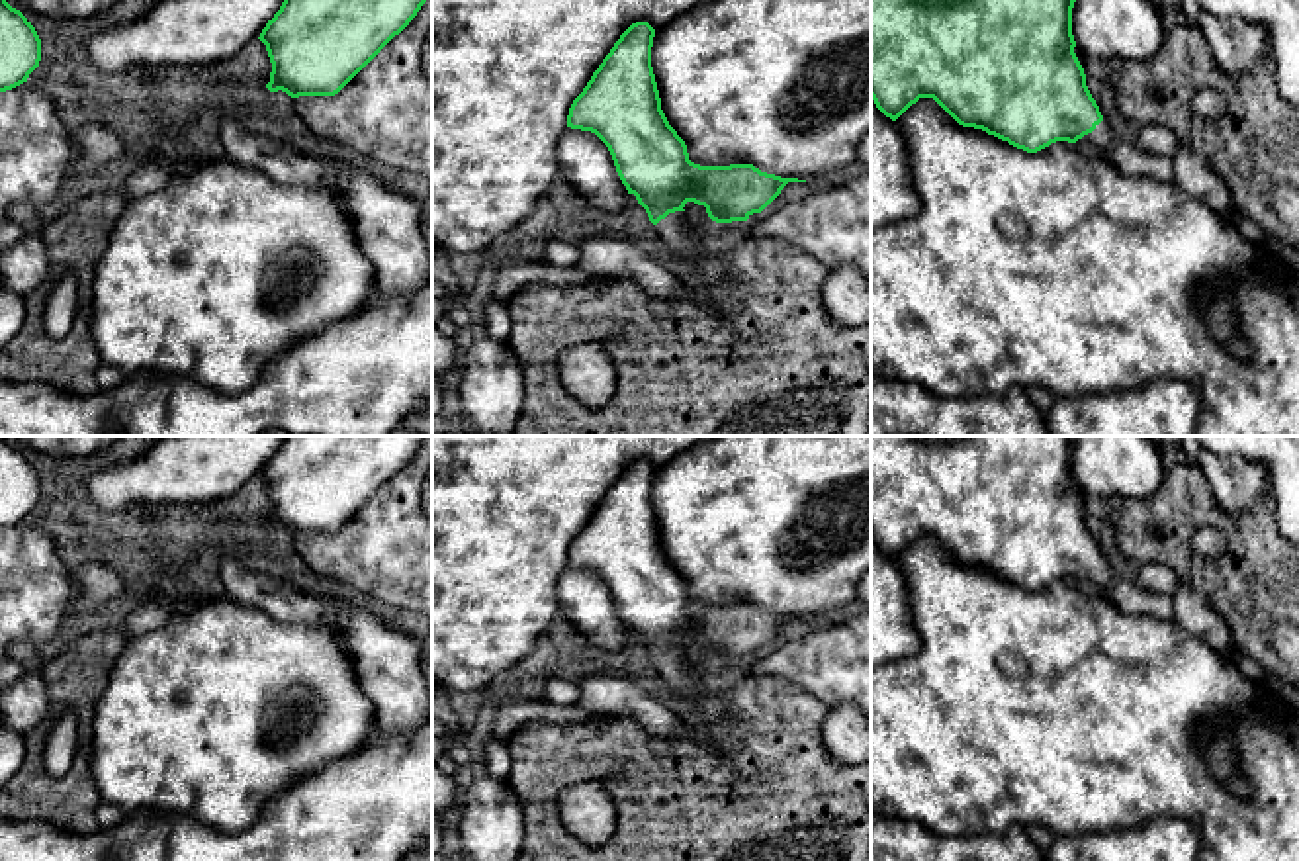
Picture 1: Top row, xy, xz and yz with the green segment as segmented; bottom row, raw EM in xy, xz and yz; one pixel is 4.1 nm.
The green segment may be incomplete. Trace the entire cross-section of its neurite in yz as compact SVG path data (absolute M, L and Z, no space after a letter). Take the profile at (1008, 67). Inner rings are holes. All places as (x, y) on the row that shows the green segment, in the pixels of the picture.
M871 0L871 98L896 121L919 98L933 98L959 125L982 129L1027 153L1051 143L1086 139L1121 174L1172 182L1172 159L1121 139L1103 119L1086 86L1074 53L1072 8L1076 0Z

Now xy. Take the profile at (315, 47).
M284 0L260 33L272 72L266 88L299 96L338 94L395 35L426 0Z

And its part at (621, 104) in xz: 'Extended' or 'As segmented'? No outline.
Extended

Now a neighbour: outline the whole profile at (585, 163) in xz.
M571 129L558 141L558 180L579 192L591 207L616 213L628 207L608 147L591 131Z

